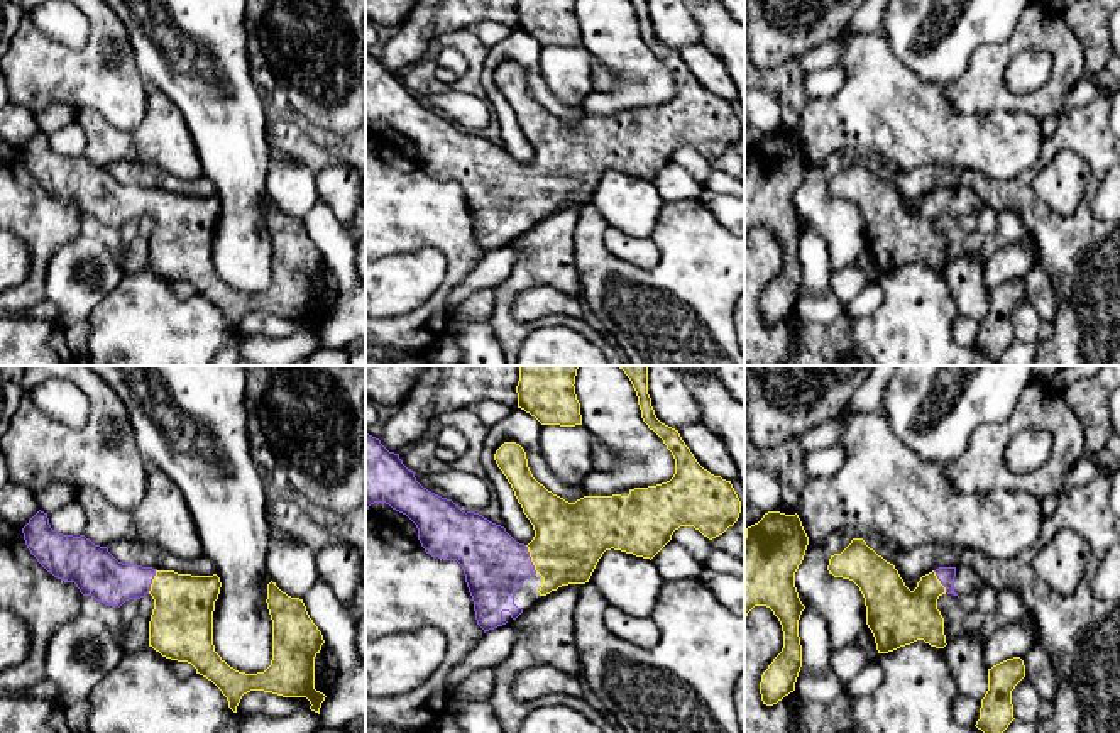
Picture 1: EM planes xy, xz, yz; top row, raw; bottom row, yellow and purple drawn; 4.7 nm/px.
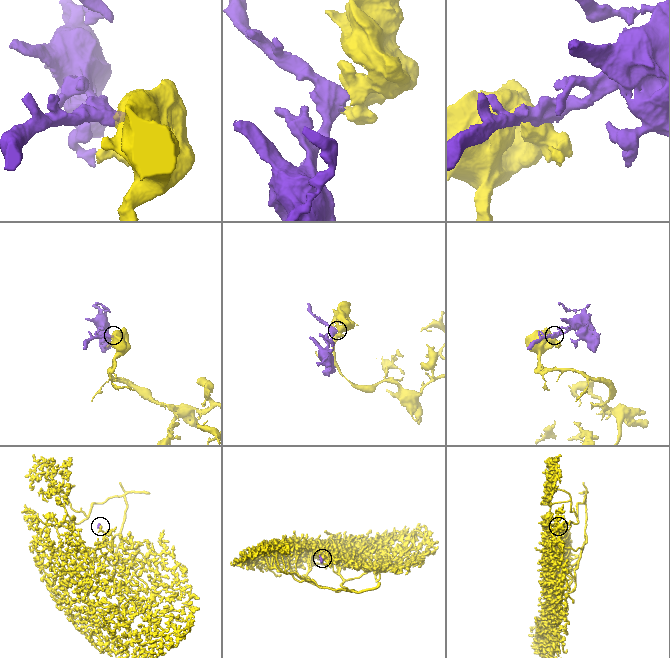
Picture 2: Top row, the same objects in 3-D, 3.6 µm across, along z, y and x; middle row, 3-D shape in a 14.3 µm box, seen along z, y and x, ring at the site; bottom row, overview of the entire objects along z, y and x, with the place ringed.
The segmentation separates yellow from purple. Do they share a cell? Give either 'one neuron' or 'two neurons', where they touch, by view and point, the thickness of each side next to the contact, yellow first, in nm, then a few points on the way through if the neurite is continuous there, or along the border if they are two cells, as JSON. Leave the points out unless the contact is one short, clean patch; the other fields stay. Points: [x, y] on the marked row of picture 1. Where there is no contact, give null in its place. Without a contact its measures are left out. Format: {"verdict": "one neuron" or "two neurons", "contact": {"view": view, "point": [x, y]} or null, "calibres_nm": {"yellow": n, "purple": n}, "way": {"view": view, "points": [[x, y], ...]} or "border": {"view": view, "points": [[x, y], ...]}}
{"verdict": "one neuron", "contact": {"view": "xz", "point": [532, 559]}, "calibres_nm": {"yellow": 340, "purple": 300}, "way": {"view": "xz", "points": [[569, 539], [555, 552], [532, 559], [494, 564]]}}

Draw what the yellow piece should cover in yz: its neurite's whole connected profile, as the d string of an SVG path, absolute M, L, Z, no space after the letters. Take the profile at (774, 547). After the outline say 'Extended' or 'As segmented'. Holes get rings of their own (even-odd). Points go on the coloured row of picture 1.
M768 511L763 518L746 528L744 537L744 620L755 606L766 606L778 618L783 631L783 648L761 675L760 694L766 706L773 706L795 691L795 682L802 667L802 645L799 637L799 620L805 606L797 587L795 572L804 560L809 537L799 515Z. As segmented

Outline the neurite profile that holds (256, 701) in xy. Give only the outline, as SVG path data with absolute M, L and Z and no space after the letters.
M250 691L242 696L237 713L261 713L267 716L288 716L310 709L306 697L283 697L272 692Z

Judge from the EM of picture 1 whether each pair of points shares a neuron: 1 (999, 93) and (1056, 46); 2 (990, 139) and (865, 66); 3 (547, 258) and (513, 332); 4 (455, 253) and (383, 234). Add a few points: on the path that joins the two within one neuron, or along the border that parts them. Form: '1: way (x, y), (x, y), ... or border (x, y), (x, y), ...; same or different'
1: way (995, 71), (995, 65), (1019, 41), (1034, 41); same
2: way (960, 139), (948, 139), (931, 132), (895, 97); same
3: way (528, 273), (506, 295), (506, 314); same
4: way (437, 234), (401, 234); same

